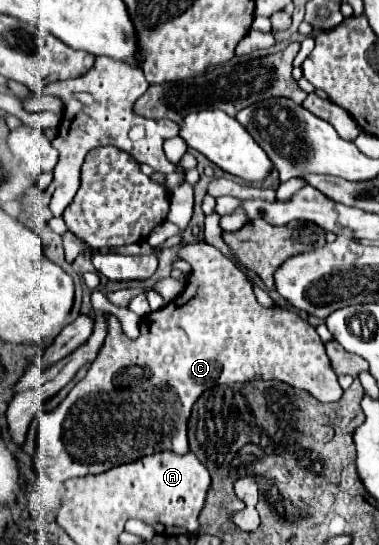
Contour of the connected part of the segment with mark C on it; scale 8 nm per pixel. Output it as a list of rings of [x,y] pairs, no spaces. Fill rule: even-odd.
[[[200,243],[200,249],[192,249],[192,261],[188,263],[192,265],[192,273],[186,289],[172,303],[144,317],[138,339],[128,339],[122,335],[118,317],[108,317],[108,339],[90,365],[86,377],[54,411],[42,411],[38,415],[38,453],[34,461],[40,473],[66,481],[88,473],[104,473],[116,465],[132,463],[152,453],[188,453],[186,433],[192,405],[200,393],[212,389],[214,385],[246,383],[252,379],[278,379],[296,389],[308,391],[322,403],[332,403],[342,397],[344,391],[324,351],[324,343],[308,321],[282,307],[262,307],[254,297],[254,285],[248,281],[246,273],[208,243]]]

